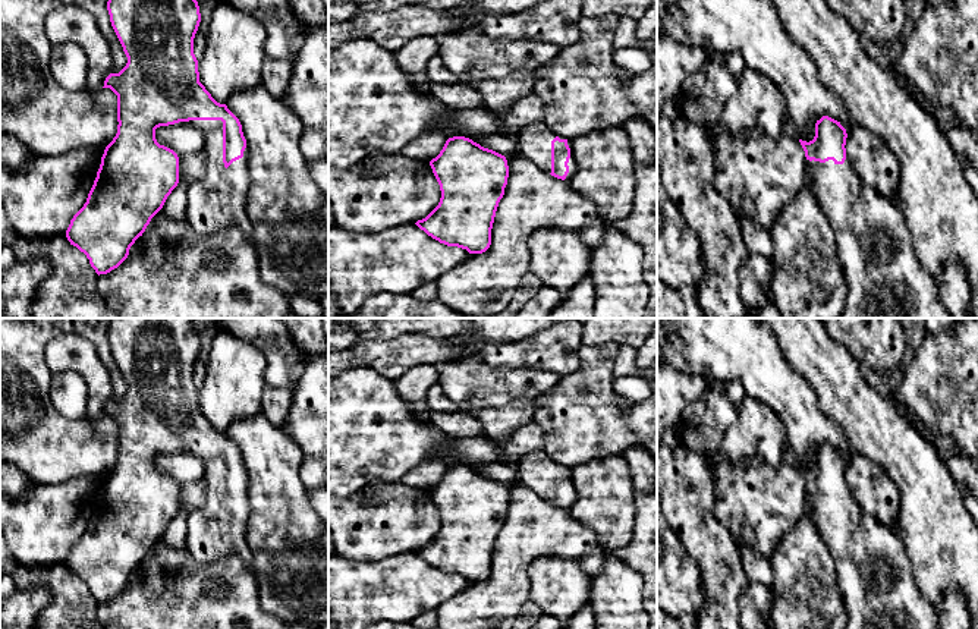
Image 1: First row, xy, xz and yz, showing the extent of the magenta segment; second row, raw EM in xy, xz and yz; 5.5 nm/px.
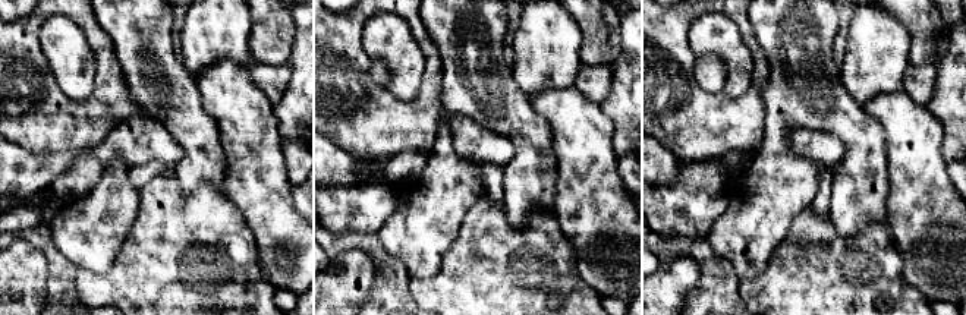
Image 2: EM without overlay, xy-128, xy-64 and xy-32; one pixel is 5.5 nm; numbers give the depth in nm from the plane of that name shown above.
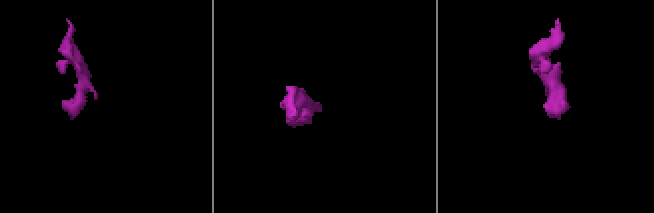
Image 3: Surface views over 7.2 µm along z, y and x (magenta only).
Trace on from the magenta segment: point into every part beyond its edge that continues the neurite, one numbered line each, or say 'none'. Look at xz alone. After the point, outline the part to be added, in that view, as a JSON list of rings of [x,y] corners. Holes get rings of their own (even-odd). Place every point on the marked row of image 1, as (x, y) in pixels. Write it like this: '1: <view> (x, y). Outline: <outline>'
1: xz (534, 140). Outline: [[[534,122],[518,135],[521,154],[545,173],[551,173],[551,141],[557,135],[543,122]]]

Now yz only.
1: yz (886, 280). Outline: [[[846,157],[843,164],[805,161],[811,185],[834,233],[849,295],[840,318],[950,318],[933,276],[919,262],[899,208],[864,186]]]

